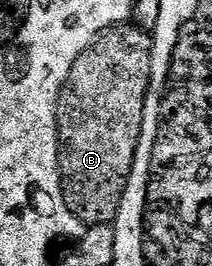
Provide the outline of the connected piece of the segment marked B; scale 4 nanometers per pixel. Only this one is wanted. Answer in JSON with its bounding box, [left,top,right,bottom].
[57,24,153,227]

